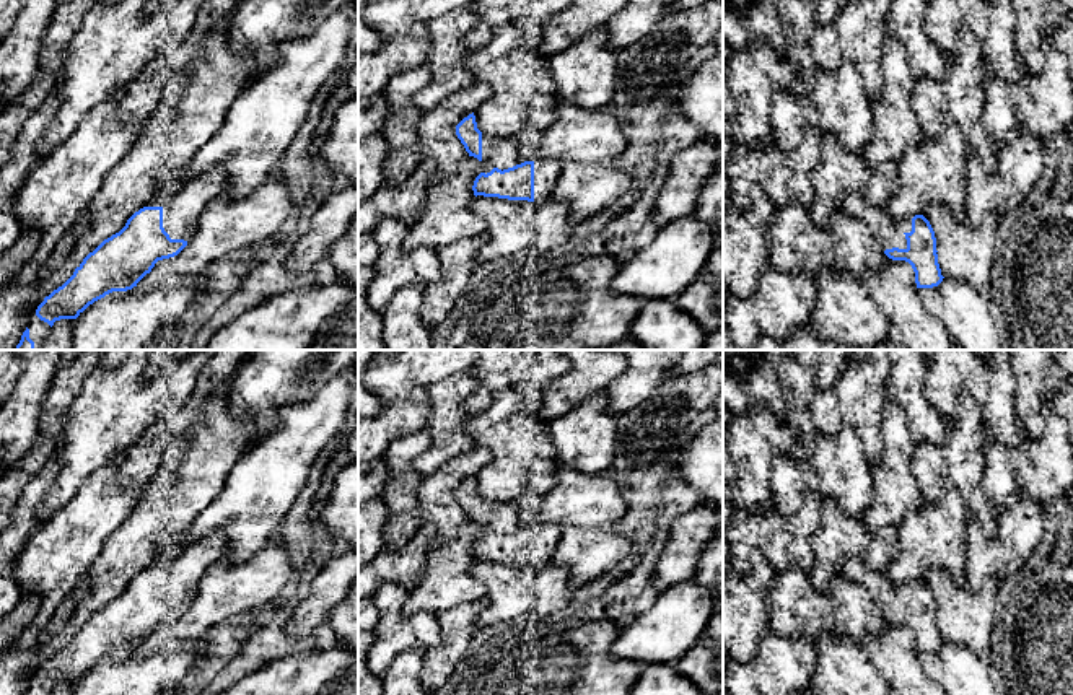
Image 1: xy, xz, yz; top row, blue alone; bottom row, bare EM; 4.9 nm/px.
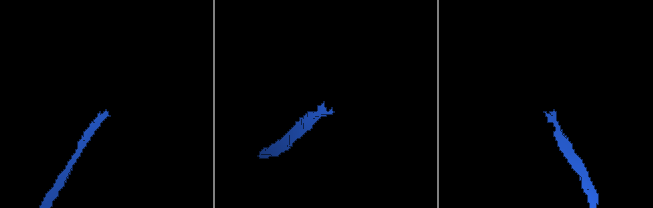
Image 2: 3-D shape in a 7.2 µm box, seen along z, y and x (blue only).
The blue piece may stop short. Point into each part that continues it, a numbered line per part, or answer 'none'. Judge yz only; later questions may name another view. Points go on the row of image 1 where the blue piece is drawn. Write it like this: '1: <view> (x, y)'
1: yz (889, 233)

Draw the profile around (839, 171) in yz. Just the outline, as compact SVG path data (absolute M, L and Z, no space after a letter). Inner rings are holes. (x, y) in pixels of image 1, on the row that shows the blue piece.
M834 135L821 137L821 160L811 174L816 202L811 212L817 226L829 228L834 210L842 210L842 199L848 195L853 207L863 200L876 208L897 192L899 169L894 163L882 163L868 169L863 158L845 150Z

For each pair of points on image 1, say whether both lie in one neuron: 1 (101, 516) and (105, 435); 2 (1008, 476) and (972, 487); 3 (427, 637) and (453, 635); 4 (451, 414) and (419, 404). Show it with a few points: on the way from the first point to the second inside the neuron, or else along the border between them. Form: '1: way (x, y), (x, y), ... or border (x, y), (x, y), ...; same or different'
1: border (127, 446), (93, 471), (75, 490); different
2: border (982, 445), (982, 492), (995, 510); different
3: border (435, 614), (440, 624), (442, 642), (422, 651); different
4: border (425, 388), (430, 407), (427, 428); different

